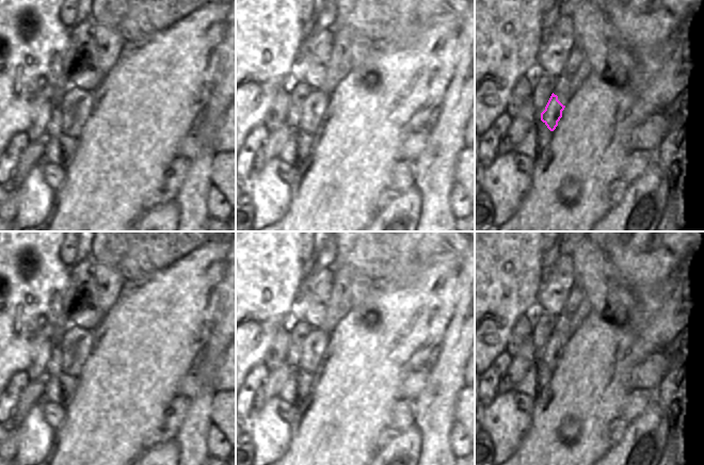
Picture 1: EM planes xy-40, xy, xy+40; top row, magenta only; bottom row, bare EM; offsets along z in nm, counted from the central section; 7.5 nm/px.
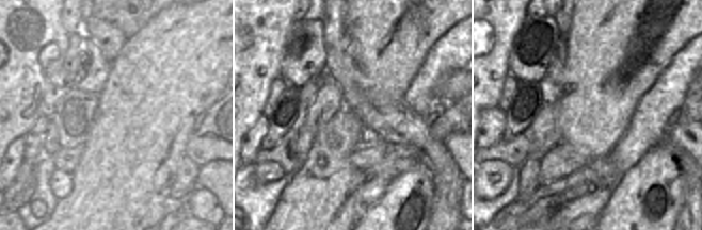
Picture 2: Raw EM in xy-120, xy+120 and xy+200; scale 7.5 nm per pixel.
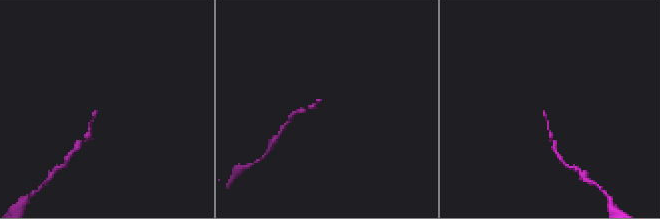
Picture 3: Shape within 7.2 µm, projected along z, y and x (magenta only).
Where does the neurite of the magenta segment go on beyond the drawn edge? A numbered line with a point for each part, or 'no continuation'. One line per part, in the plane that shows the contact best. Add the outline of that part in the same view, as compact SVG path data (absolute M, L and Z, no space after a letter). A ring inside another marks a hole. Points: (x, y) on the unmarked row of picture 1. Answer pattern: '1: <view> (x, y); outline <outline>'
no continuation

